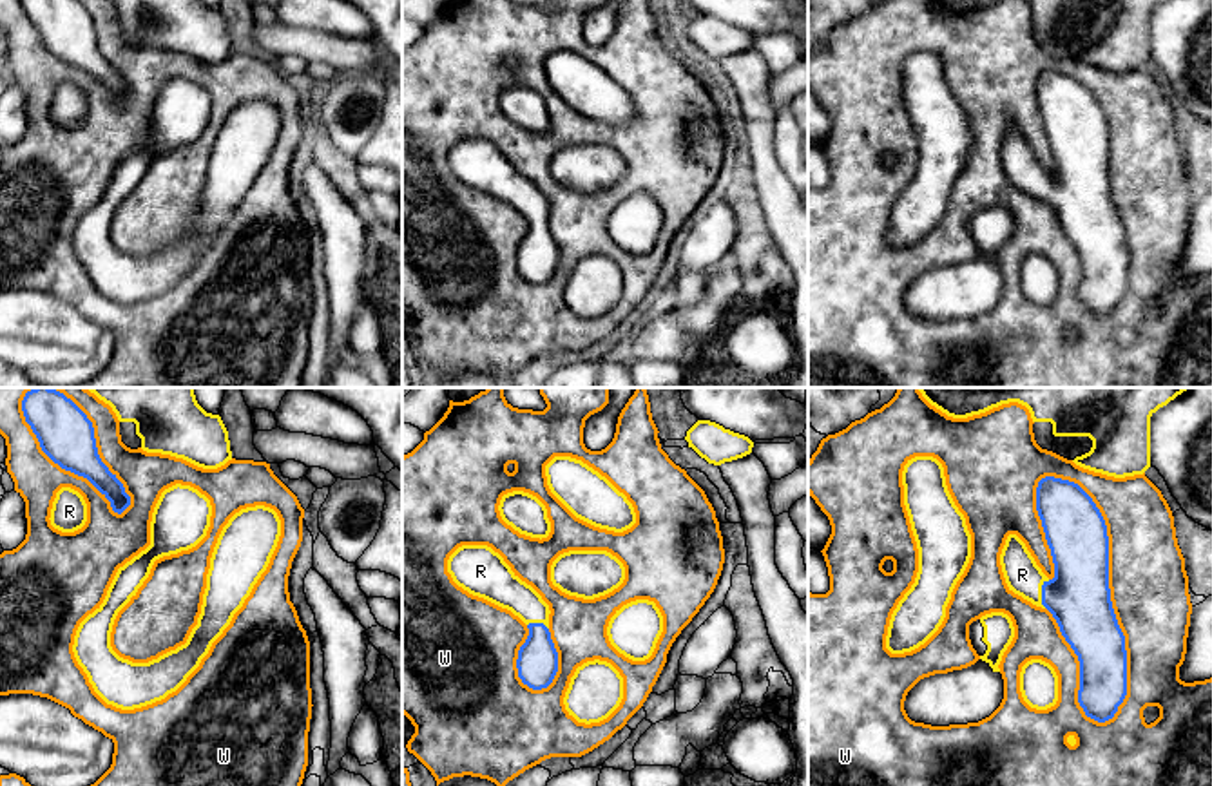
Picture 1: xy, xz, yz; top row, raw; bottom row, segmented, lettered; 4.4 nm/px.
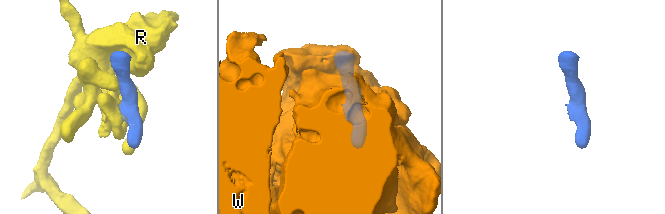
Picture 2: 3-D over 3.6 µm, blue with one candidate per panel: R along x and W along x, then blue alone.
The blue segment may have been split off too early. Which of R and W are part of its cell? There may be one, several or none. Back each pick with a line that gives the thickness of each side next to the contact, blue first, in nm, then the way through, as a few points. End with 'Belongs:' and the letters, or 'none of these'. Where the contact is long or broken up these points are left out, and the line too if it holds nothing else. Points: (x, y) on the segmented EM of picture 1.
R: Thickness 280 nm (blue) against 160 nm. Path across: yz (1078, 596), (1042, 593), (1022, 575)
Belongs: R

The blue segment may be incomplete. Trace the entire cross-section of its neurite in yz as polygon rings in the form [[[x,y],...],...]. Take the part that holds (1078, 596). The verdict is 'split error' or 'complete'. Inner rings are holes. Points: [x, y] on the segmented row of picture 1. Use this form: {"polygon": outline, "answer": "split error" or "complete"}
{"polygon": [[[1045,476],[1036,511],[1054,563],[1049,580],[1025,543],[1009,534],[1000,565],[1009,590],[1047,609],[1080,661],[1078,703],[1105,723],[1127,695],[1125,636],[1109,589],[1109,536],[1092,498],[1074,482]]], "answer": "split error"}

